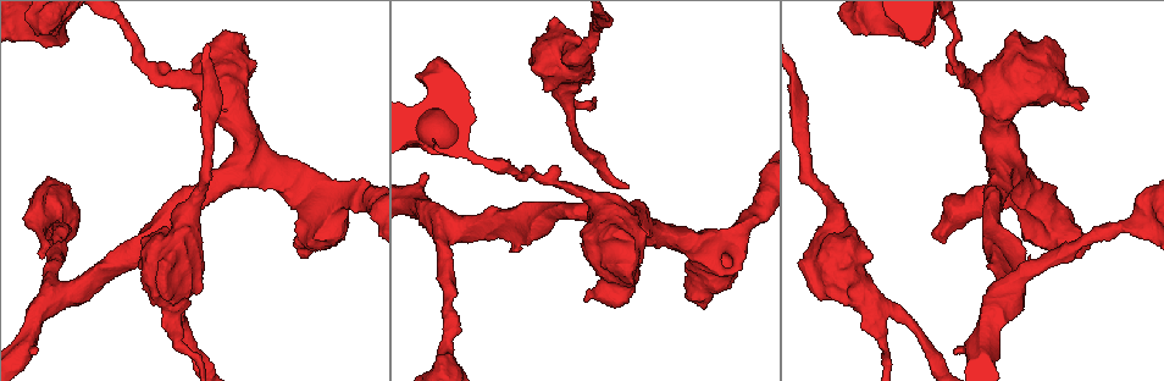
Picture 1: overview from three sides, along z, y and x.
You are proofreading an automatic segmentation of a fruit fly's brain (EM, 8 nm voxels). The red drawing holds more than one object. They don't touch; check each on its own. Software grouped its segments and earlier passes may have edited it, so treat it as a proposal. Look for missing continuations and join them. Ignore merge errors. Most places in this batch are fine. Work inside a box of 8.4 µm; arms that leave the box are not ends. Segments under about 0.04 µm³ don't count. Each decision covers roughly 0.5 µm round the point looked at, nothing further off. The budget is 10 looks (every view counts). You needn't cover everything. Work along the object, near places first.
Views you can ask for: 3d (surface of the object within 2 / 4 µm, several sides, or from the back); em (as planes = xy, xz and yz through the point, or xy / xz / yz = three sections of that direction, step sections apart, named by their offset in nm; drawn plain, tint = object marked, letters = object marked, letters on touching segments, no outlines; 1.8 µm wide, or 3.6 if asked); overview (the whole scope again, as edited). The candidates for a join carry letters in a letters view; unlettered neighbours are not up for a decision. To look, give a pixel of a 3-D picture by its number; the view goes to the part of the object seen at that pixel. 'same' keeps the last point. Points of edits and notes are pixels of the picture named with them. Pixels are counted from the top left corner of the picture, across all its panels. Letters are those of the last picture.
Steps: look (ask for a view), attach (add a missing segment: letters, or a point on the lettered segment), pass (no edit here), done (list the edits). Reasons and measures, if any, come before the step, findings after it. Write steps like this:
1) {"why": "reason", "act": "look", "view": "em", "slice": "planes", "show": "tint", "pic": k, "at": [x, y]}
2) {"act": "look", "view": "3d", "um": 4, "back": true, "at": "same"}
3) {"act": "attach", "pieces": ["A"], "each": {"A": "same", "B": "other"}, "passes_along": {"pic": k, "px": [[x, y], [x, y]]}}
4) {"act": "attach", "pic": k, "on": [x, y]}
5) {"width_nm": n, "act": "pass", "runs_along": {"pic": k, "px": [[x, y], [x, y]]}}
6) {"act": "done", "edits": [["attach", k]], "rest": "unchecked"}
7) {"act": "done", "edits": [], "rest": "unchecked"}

{"why": "thick end", "act": "look", "view": "3d", "um": 2, "pic": 1, "at": [423, 174]}

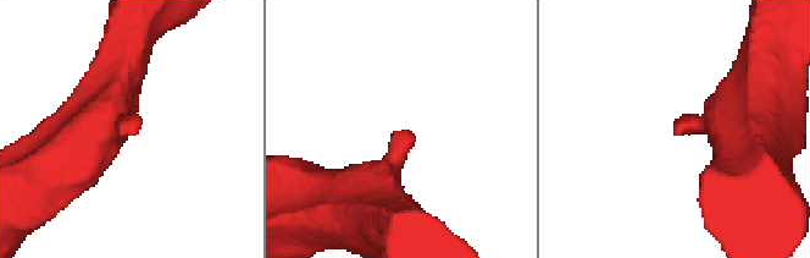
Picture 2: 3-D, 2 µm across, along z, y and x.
{"act": "look", "view": "em", "slice": "xy", "step": 16, "show": "plain", "pic": 2, "at": [131, 134]}

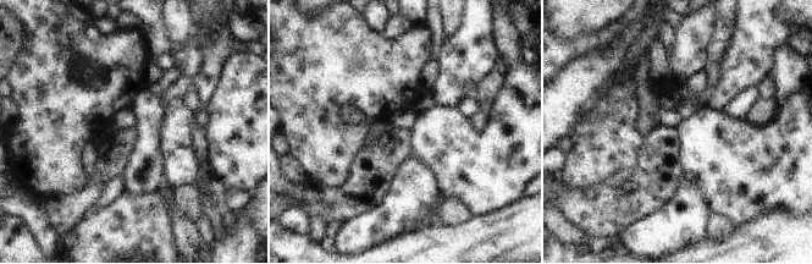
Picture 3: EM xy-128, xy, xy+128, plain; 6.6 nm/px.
{"why": "what lies round it", "act": "look", "view": "em", "slice": "xy", "step": 16, "show": "letters", "at": "same"}

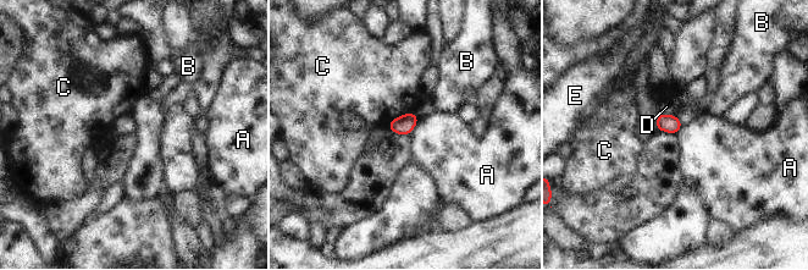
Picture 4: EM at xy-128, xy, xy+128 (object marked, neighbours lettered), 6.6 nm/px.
{"longest_contact_nm": ["A", 130], "act": "pass", "each": {"A": "other", "B": "other", "C": "other", "D": "other", "E": "other"}, "border": {"pic": 4, "px": [[419, 119], [409, 134]]}, "found": "none of them fits"}

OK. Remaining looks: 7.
{"why": "an open end", "act": "look", "view": "em", "slice": "xz", "step": 16, "show": "letters", "pic": 1, "at": [510, 248]}

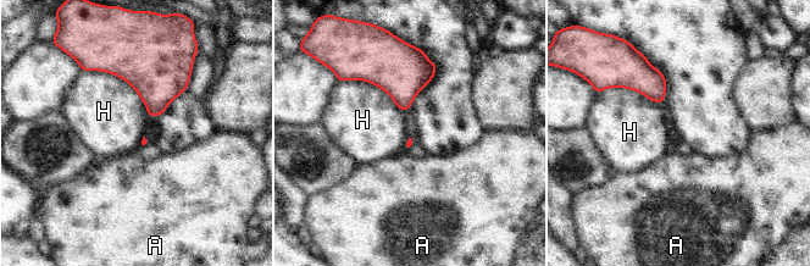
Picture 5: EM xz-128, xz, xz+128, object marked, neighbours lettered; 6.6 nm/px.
{"act": "pass", "each": {"A": "other", "H": "other"}, "border": {"pic": 5, "px": [[86, 70], [118, 76], [140, 99]]}, "found": "no lettered segment goes on from it"}

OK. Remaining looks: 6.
{"why": "abrupt turn", "act": "look", "view": "em", "slice": "planes", "show": "letters", "pic": 1, "at": [529, 172]}

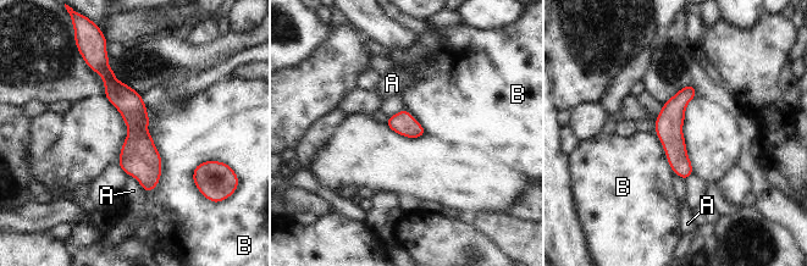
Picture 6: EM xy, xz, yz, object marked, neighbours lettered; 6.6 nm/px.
{"longest_contact_nm": ["B", 380], "act": "pass", "each": {"A": "other", "B": "other"}, "found": "no lettered segment goes on from it"}

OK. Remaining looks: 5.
{"why": "touches itself", "act": "look", "view": "3d", "um": 4, "pic": 1, "at": [177, 279]}

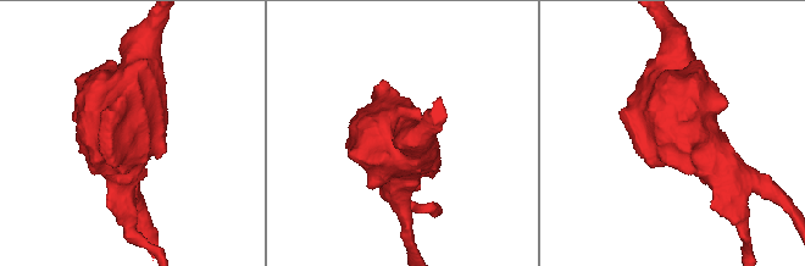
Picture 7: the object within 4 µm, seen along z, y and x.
{"why": "now the EM", "act": "look", "view": "em", "um": 3.6, "slice": "planes", "show": "tint", "pic": 7, "at": [129, 137]}

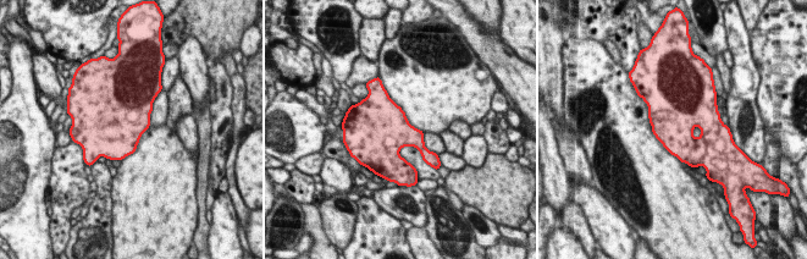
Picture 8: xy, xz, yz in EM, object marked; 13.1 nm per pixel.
{"why": "what lies round it", "act": "look", "view": "em", "um": 3.6, "slice": "planes", "show": "letters", "at": "same"}

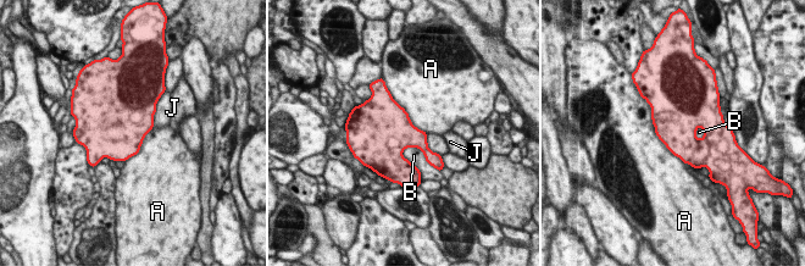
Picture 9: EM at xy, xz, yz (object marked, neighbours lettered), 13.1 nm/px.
{"width_nm": 550, "act": "pass", "each": {"A": "other", "B": "other", "J": "other"}, "border": {"pic": 9, "px": [[651, 122], [658, 138], [684, 164]]}, "found": "none of them fits"}

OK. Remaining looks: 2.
{"act": "done", "edits": [], "rest": "unchecked"}

